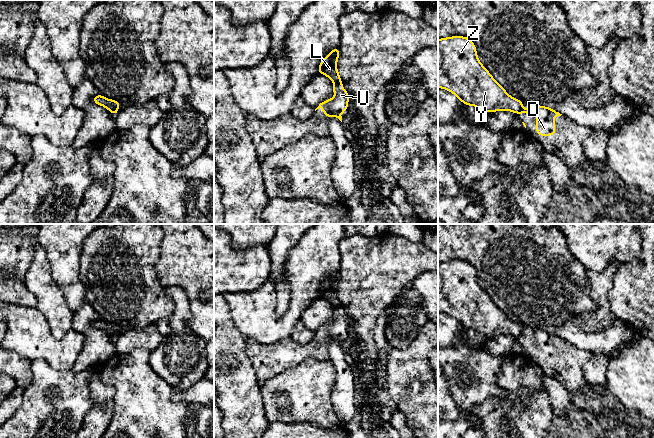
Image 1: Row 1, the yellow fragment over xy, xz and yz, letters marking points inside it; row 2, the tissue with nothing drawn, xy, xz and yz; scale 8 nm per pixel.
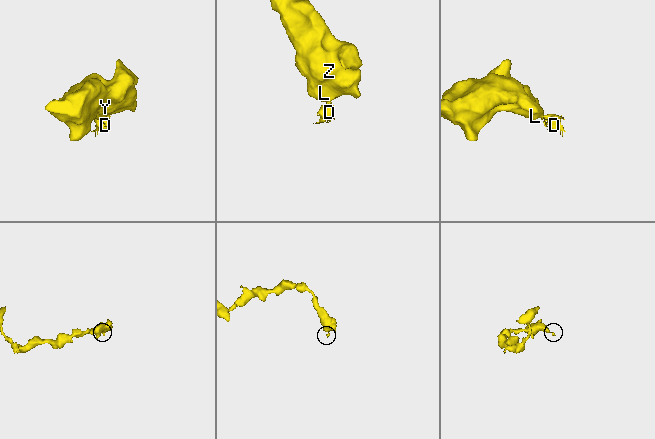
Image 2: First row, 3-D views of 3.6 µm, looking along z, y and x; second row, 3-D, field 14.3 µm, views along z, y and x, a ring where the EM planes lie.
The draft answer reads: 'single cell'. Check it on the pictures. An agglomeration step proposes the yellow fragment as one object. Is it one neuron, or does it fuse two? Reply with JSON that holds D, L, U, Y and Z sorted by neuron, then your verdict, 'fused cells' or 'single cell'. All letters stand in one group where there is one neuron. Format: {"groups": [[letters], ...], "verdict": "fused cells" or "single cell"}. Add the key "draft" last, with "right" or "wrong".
{"groups": [["D", "U"], ["L", "Y", "Z"]], "verdict": "fused cells", "draft": "wrong"}

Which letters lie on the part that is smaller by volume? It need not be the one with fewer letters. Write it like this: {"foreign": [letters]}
{"foreign": ["D", "U"]}

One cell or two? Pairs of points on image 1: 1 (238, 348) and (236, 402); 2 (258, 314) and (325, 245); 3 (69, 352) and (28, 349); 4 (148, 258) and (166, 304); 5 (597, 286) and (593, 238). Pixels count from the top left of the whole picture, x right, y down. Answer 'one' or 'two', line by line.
1: one
2: one
3: one
4: one
5: two

